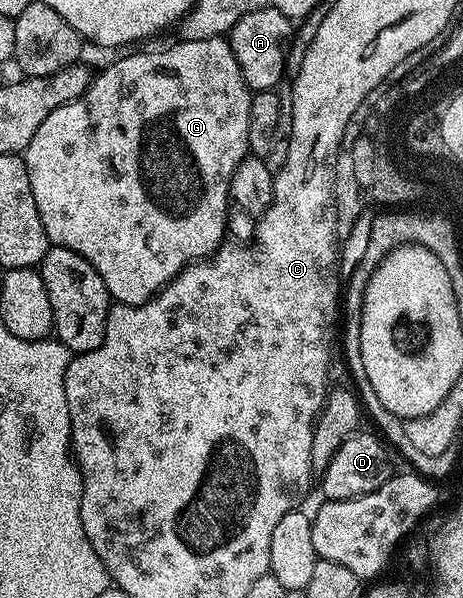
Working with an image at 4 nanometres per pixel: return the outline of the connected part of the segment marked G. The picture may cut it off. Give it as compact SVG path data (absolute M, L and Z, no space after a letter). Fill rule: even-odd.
M214 36L208 40L184 40L167 48L164 52L135 52L132 56L123 56L116 64L108 66L104 72L96 71L91 84L77 100L57 106L37 126L27 151L22 153L29 174L29 186L33 190L33 202L37 202L37 214L41 214L41 226L45 226L48 241L56 248L68 248L81 258L85 258L101 274L107 292L117 304L144 304L160 292L189 264L204 259L219 249L224 243L223 231L229 224L228 200L230 184L238 166L249 155L249 110L252 91L248 88L237 66L230 43L226 39Z

